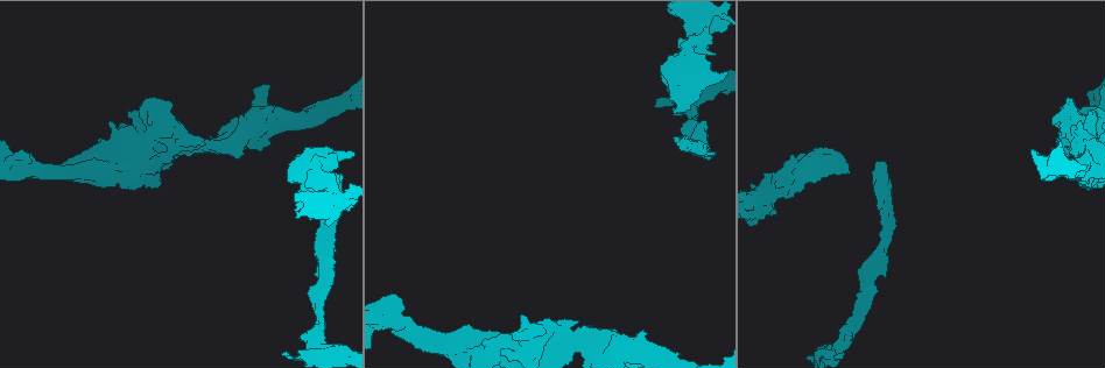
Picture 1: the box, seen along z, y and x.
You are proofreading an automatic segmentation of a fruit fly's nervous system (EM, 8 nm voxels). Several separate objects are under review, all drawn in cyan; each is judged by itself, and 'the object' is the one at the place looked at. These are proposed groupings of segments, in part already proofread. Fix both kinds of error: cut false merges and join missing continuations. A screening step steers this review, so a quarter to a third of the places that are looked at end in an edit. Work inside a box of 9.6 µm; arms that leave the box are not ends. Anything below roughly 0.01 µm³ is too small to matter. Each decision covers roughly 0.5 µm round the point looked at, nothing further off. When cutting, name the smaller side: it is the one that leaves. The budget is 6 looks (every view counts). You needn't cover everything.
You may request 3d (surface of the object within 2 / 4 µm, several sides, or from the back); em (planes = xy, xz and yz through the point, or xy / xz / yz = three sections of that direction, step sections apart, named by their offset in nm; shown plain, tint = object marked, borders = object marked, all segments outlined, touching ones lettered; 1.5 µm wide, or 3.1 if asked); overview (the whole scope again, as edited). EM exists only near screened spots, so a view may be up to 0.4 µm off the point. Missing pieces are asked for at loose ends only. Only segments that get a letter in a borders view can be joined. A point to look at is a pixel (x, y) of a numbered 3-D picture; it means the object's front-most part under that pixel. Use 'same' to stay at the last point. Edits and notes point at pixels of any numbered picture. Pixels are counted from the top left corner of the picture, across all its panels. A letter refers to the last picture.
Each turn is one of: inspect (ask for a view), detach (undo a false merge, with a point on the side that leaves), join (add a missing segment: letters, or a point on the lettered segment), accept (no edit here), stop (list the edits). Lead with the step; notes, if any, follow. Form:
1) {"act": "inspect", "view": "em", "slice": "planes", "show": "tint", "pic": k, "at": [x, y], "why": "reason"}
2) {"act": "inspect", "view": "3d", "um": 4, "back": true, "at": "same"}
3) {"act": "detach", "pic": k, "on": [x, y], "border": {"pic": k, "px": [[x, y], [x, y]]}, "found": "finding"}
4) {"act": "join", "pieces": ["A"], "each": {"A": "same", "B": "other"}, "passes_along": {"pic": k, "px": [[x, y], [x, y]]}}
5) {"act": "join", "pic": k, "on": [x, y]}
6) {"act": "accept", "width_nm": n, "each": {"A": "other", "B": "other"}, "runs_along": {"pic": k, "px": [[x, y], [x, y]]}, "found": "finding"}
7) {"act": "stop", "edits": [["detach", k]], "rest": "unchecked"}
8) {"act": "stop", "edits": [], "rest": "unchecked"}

{"act": "inspect", "view": "em", "slice": "yz", "step": 4, "show": "borders", "pic": 1, "at": [333, 173], "why": "an open end"}

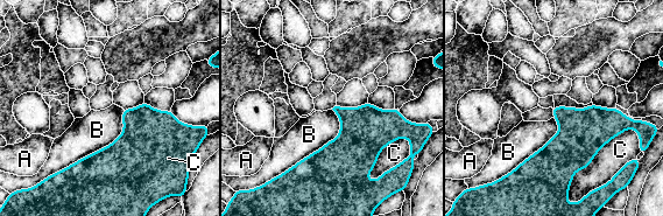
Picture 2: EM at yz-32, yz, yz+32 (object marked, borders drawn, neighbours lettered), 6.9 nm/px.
{"act": "inspect", "view": "em", "slice": "planes", "show": "borders", "at": "same"}

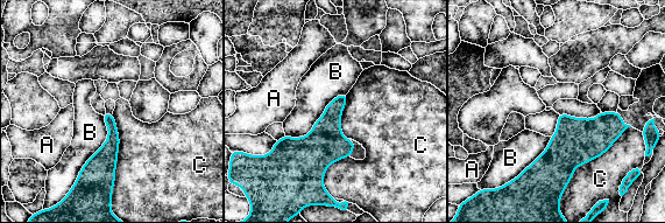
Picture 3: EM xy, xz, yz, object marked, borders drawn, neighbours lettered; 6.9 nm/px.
{"act": "accept", "each": {"A": "other", "B": "other", "C": "other"}, "found": "none of them fits"}

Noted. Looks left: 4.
{"act": "inspect", "view": "em", "um": 3.1, "slice": "xy", "step": 16, "show": "tint", "pic": 1, "at": [575, 323], "why": "thick end"}

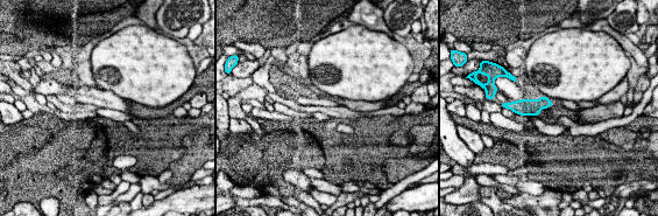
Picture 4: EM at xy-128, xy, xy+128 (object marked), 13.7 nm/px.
{"act": "inspect", "view": "em", "um": 3.1, "slice": "planes", "show": "borders", "at": "same"}

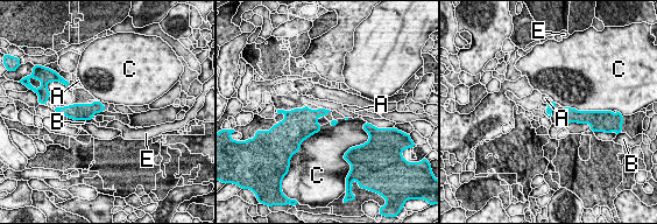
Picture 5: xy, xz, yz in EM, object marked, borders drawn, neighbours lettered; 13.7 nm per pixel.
{"act": "accept", "each": {"A": "other", "B": "other", "C": "other", "E": "other"}, "border": {"pic": 5, "px": [[564, 106], [591, 111]]}, "found": "no lettered segment goes on from it"}

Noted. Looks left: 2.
{"act": "stop", "edits": [], "rest": "unchecked"}

